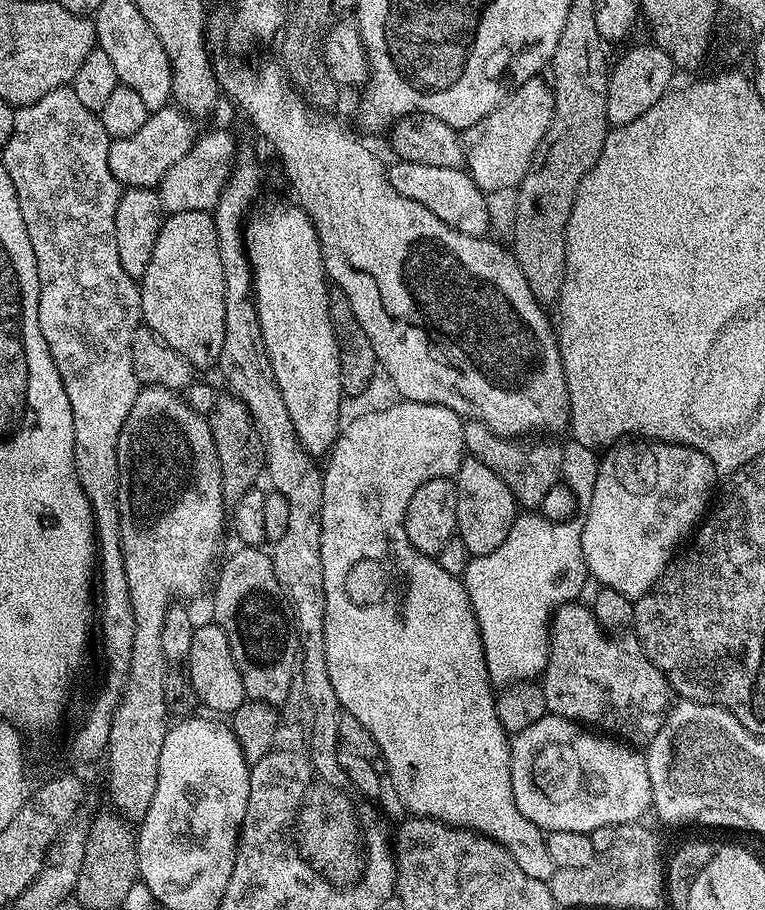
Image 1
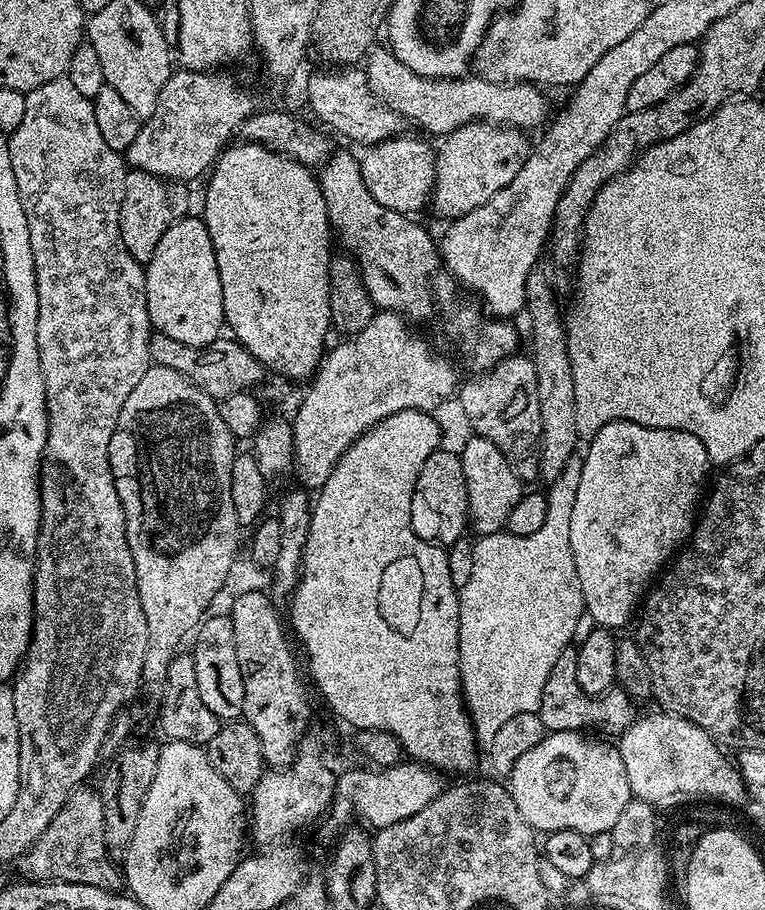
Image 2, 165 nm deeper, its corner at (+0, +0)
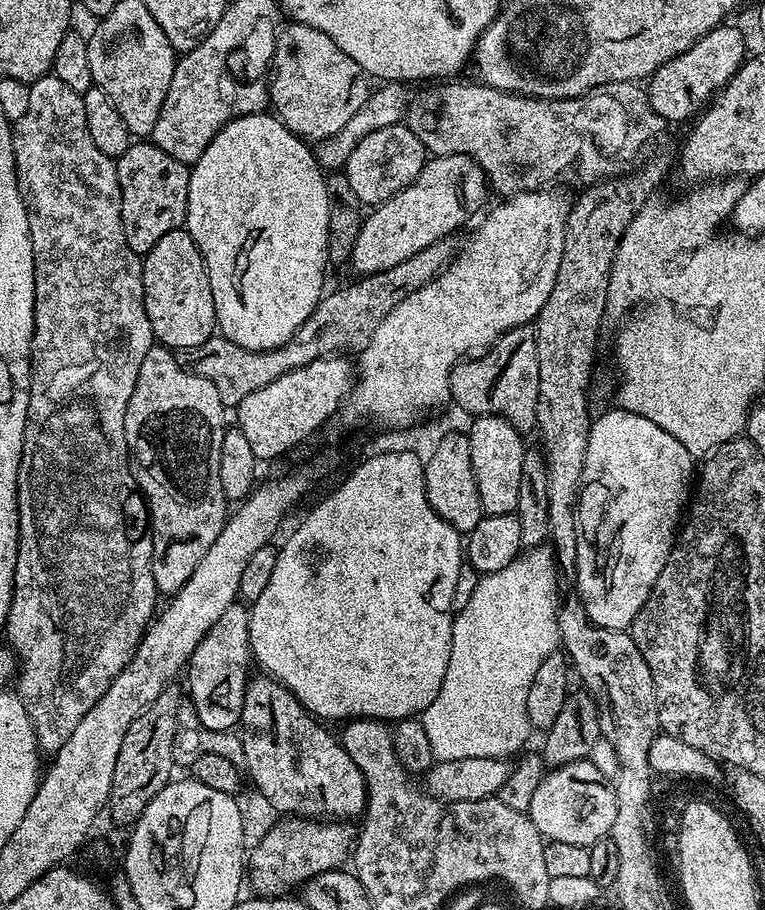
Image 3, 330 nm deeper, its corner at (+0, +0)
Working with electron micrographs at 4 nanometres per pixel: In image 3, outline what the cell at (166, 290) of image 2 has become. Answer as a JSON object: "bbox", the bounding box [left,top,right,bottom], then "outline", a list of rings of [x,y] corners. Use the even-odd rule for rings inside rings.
{"bbox":[143,228,217,350],"outline":[[[184,228],[170,230],[143,257],[144,266],[144,309],[150,318],[153,337],[169,350],[202,346],[217,331],[216,311],[214,310],[214,294],[210,294],[210,278],[206,274],[206,266],[194,238]]]}

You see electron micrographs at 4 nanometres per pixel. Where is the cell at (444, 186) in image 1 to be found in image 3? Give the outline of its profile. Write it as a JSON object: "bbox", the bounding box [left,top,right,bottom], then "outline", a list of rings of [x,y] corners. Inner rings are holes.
{"bbox":[342,123,426,206],"outline":[[[403,123],[391,124],[389,128],[374,130],[374,134],[366,134],[358,146],[354,146],[354,154],[345,162],[342,169],[353,188],[358,194],[360,203],[365,206],[375,206],[384,200],[389,200],[398,194],[424,169],[426,153],[422,142]]]}

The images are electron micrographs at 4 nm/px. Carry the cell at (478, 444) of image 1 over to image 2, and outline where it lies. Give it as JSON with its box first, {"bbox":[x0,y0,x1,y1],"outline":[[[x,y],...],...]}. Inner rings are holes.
{"bbox":[458,354,542,482],"outline":[[[517,354],[507,356],[498,362],[487,374],[481,375],[476,380],[468,380],[459,385],[458,400],[460,396],[460,408],[468,419],[471,431],[482,438],[490,438],[498,450],[510,462],[514,474],[518,474],[521,482],[528,482],[540,476],[540,439],[542,438],[542,418],[539,417],[538,398],[536,397],[536,367],[531,355]]]}

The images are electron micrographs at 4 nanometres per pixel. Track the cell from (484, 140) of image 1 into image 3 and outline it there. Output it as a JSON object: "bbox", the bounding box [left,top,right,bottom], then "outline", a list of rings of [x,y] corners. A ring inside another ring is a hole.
{"bbox":[350,154,490,276],"outline":[[[462,154],[432,156],[424,169],[398,194],[375,205],[365,215],[358,230],[358,242],[352,247],[350,268],[360,276],[369,276],[406,258],[414,258],[418,250],[426,250],[439,240],[447,240],[456,232],[490,197],[490,185],[484,171],[470,157]]]}

